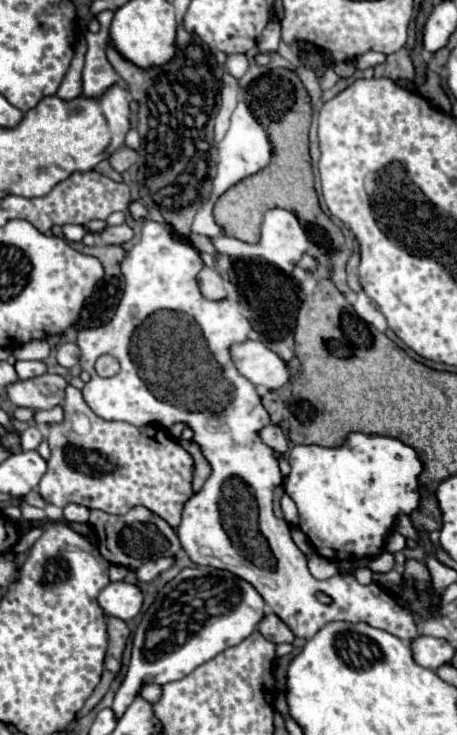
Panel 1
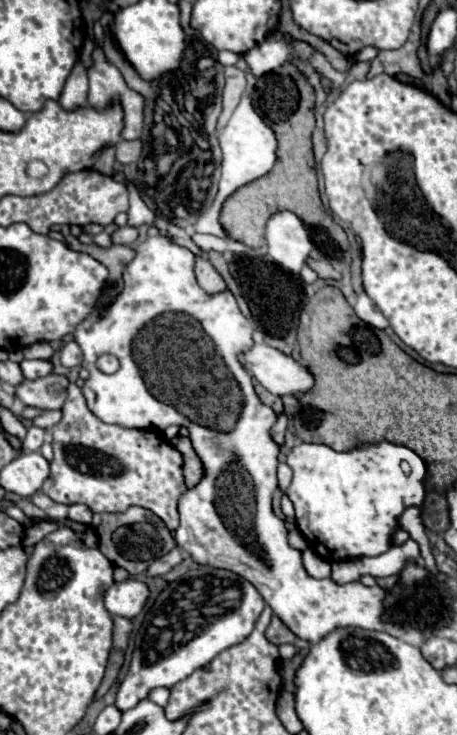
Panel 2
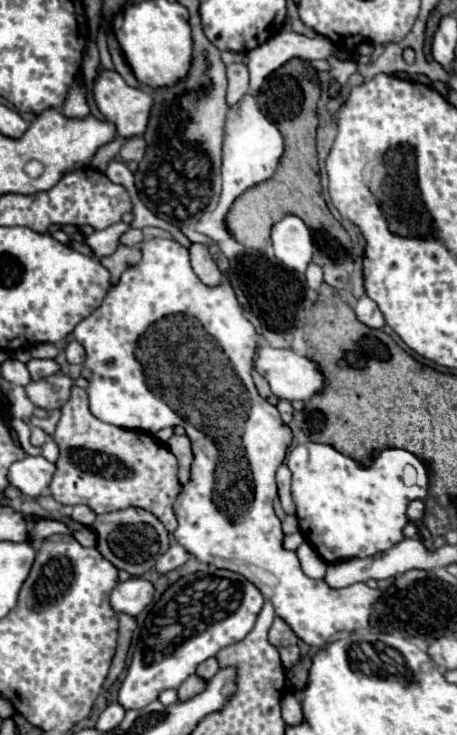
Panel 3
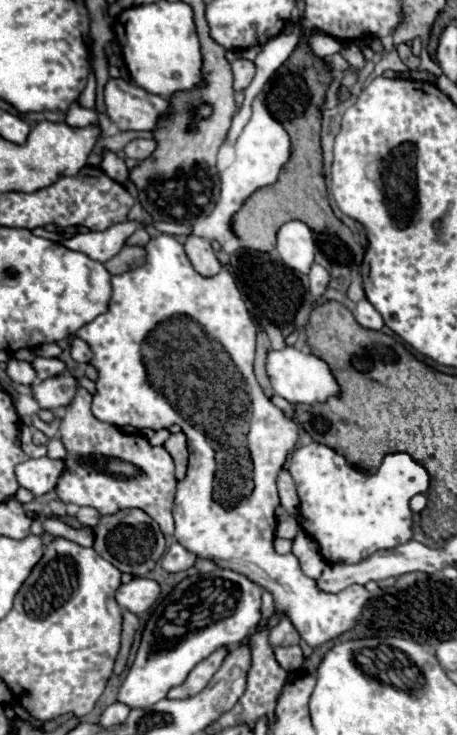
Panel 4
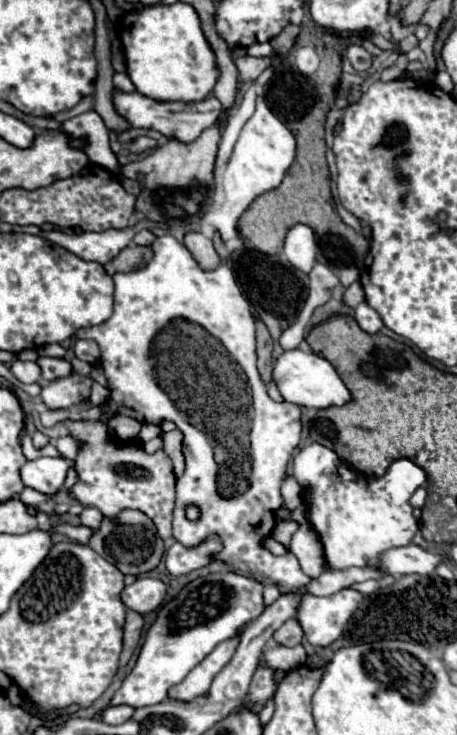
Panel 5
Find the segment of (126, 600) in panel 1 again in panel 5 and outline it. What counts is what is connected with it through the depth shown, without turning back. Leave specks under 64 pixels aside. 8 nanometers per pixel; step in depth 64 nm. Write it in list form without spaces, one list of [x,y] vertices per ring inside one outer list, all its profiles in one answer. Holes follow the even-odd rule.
[[[136,578],[134,584],[126,586],[120,594],[122,604],[138,614],[156,610],[166,596],[166,584],[158,578]]]

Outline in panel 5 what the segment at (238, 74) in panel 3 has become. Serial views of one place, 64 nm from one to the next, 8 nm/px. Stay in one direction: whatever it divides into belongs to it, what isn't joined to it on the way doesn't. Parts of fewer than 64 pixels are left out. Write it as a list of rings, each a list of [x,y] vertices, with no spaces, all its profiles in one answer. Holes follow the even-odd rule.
[[[242,56],[234,60],[238,74],[240,74],[240,82],[252,82],[260,76],[260,72],[270,64],[268,58],[252,58],[252,56]]]

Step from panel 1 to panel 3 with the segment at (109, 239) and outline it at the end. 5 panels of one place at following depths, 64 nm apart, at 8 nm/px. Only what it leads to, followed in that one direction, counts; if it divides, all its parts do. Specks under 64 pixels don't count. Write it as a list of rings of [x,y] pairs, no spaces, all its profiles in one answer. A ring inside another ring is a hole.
[[[130,228],[128,232],[124,232],[124,234],[120,236],[120,242],[126,244],[126,246],[138,246],[138,244],[142,242],[142,230]]]

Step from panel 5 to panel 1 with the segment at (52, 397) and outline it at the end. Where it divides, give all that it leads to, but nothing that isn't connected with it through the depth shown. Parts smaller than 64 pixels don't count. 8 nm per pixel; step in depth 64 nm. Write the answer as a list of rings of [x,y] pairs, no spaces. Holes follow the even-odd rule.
[[[42,374],[24,382],[14,382],[6,386],[6,398],[14,406],[24,406],[32,410],[48,410],[64,400],[66,380],[56,374]]]

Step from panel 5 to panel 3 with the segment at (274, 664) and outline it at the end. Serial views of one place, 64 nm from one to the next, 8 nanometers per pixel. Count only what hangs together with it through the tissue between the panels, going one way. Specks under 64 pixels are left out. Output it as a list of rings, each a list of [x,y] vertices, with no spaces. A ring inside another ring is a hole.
[[[286,646],[286,648],[280,648],[280,658],[282,658],[284,668],[290,668],[290,666],[296,664],[298,658],[300,658],[298,646]]]

